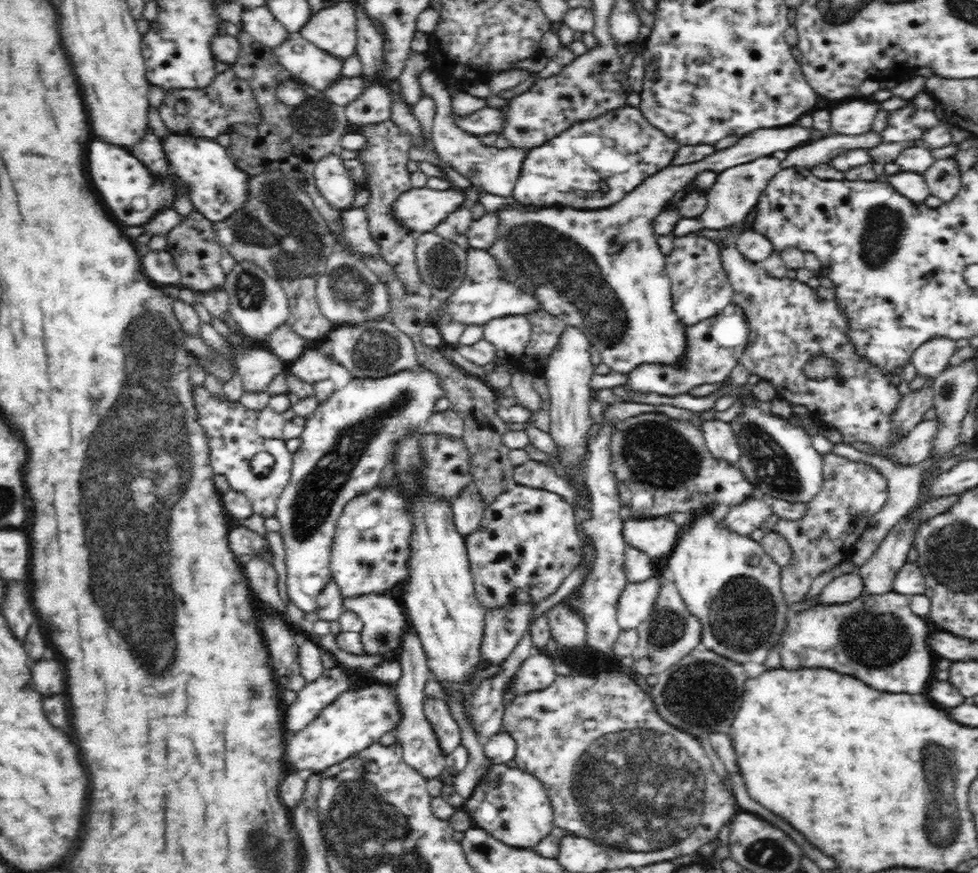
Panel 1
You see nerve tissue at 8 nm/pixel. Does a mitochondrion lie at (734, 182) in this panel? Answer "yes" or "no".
yes

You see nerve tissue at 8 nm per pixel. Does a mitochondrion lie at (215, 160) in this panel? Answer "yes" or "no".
no

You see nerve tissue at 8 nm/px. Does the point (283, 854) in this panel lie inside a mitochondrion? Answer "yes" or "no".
yes

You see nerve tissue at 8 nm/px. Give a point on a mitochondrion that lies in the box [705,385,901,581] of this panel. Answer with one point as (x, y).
(772, 465)

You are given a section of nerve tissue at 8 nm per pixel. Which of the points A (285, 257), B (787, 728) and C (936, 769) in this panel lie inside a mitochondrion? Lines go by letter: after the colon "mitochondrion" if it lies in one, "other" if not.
A: mitochondrion
B: other
C: mitochondrion

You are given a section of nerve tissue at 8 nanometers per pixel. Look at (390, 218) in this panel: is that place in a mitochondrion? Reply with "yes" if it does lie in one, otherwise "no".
no

